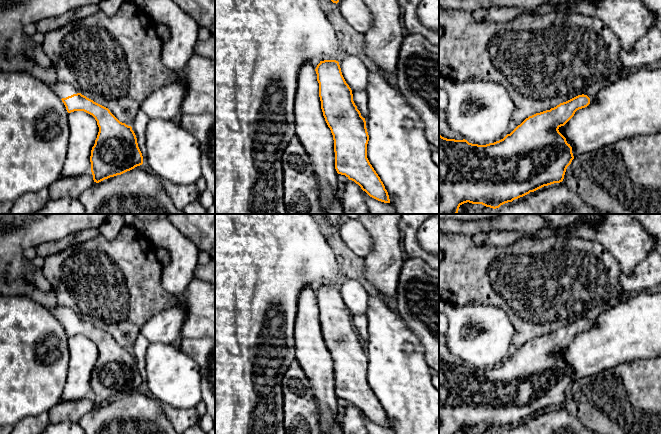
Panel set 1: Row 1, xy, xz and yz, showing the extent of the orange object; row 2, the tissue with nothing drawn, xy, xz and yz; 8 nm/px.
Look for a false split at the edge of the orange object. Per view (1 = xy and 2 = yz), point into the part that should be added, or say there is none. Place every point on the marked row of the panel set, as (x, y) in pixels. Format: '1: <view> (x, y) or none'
1: xy (62, 90)
2: none

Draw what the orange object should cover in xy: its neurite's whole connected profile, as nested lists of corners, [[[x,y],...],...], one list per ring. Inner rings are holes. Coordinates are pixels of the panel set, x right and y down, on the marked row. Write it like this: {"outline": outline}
{"outline": [[[57,80],[48,87],[62,100],[68,113],[84,111],[97,121],[99,132],[90,156],[94,182],[121,175],[143,164],[131,126],[120,122],[108,108],[82,95],[70,84]]]}

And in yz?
{"outline": [[[578,95],[550,110],[529,116],[503,139],[486,145],[472,144],[465,139],[447,139],[439,134],[439,214],[457,214],[459,207],[467,202],[496,209],[544,186],[562,182],[574,156],[572,147],[558,129],[577,110],[589,104],[590,98],[587,95]]]}

